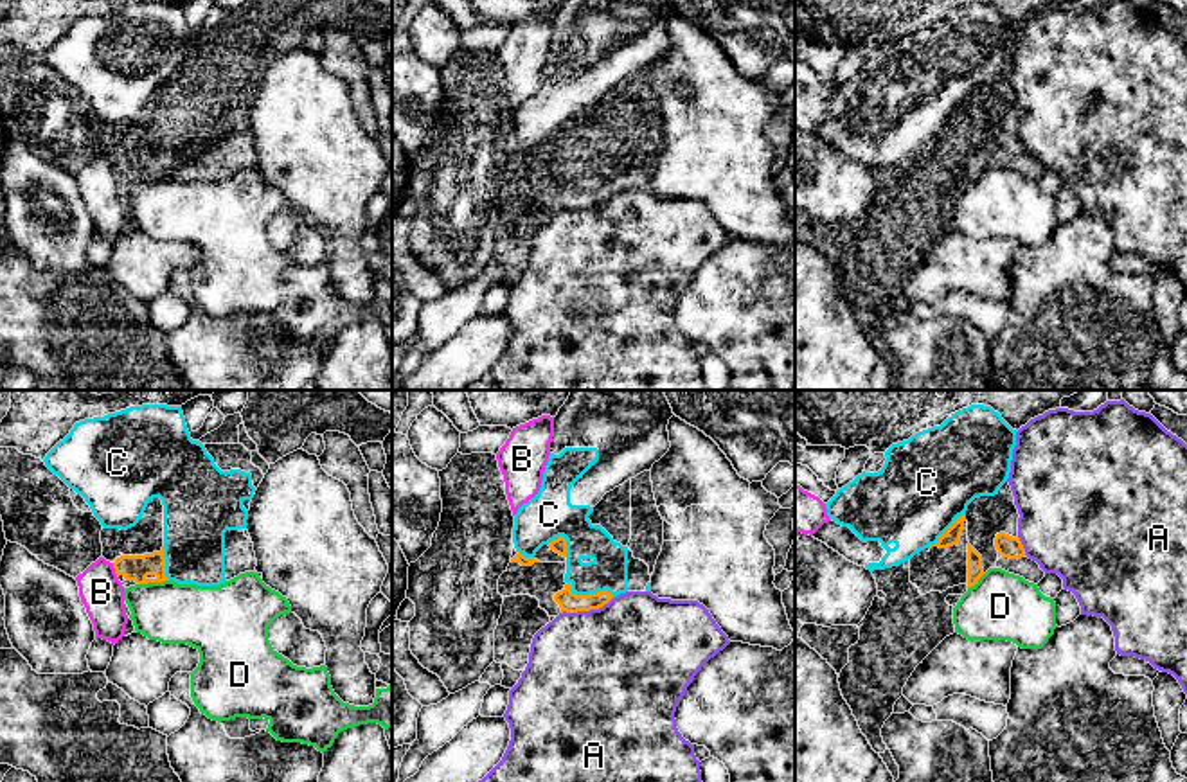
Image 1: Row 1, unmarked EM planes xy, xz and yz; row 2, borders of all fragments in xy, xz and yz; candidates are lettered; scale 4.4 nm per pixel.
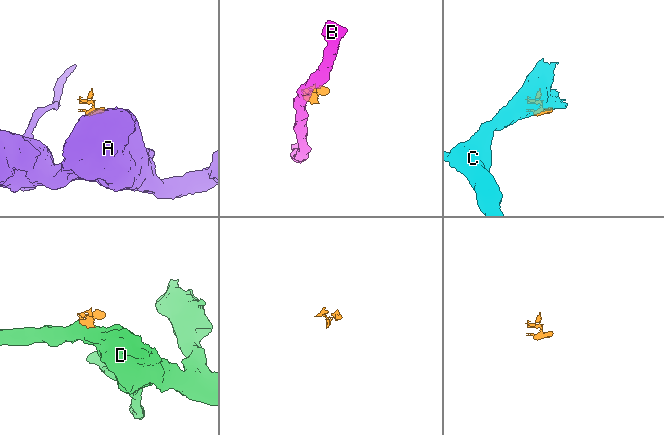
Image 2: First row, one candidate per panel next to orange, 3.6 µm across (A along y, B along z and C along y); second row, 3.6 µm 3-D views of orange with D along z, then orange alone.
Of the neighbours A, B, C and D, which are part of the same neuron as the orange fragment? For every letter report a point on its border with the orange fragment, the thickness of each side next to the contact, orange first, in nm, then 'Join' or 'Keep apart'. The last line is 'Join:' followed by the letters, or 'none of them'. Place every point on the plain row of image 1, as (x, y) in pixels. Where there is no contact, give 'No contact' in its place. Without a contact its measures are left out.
A: Touches orange at xz (587, 207). Thickness 90 nm (orange) against 500 nm. Keep apart
B: Touches orange at xy (114, 164). Thickness 110 nm (orange) against 200 nm. Keep apart
C: Touches orange at xz (590, 191). Thickness 90 nm (orange) against 170 nm. Keep apart
D: Touches orange at xy (151, 178). Thickness 110 nm (orange) against 280 nm. Keep apart
Join: none of them

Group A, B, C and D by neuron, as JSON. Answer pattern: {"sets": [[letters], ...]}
{"sets": [["A"], ["B"], ["C"], ["D"]]}

